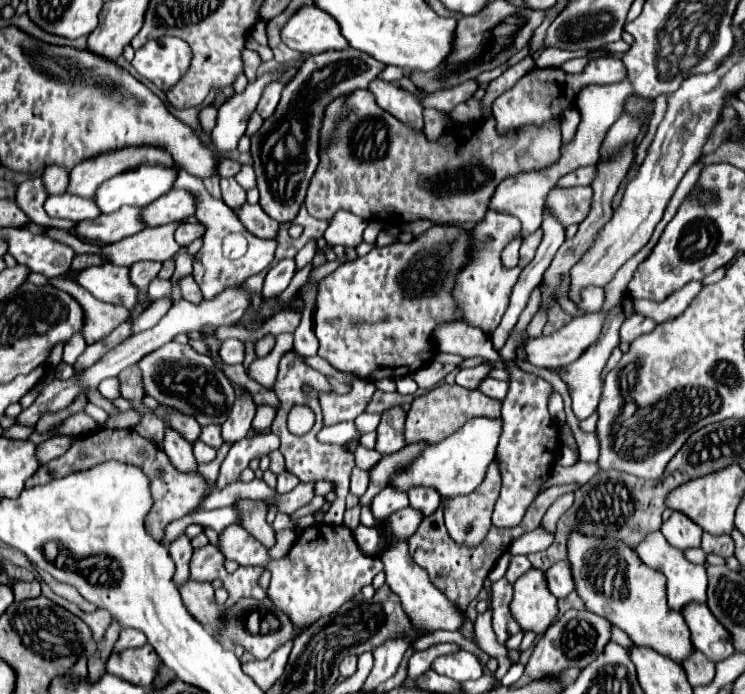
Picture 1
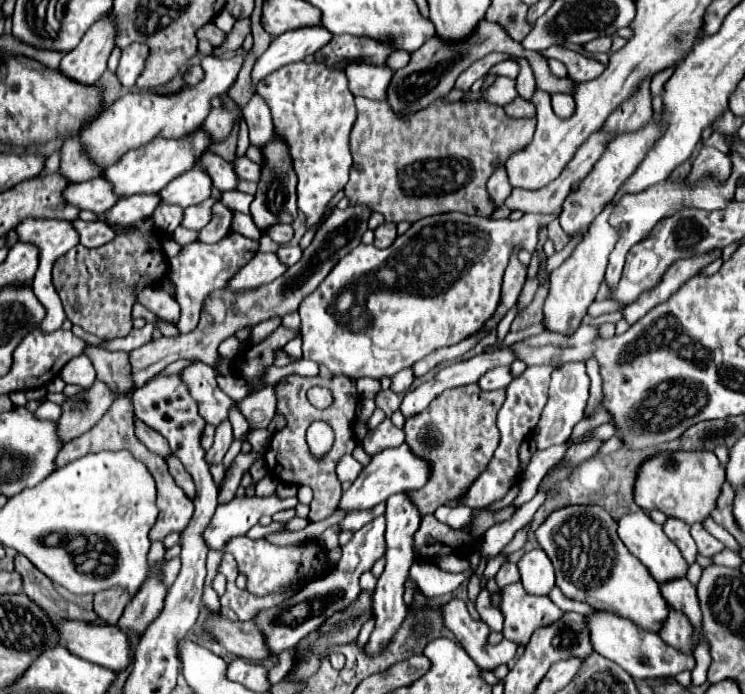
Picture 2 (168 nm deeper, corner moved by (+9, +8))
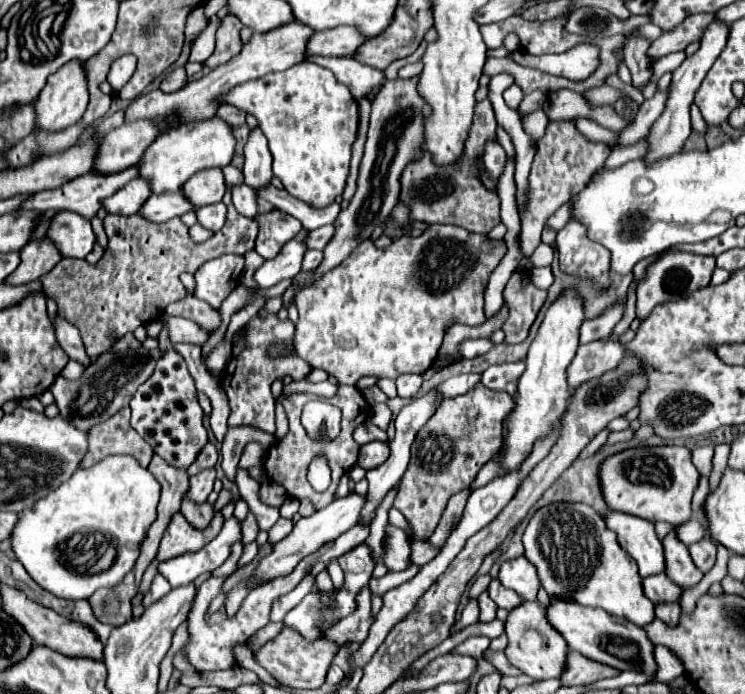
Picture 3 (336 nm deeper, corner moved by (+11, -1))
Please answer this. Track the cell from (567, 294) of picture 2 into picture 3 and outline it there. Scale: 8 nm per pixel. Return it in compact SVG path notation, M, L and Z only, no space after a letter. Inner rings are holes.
M565 288L559 298L549 306L545 320L539 326L539 332L529 348L527 354L527 368L519 380L517 388L517 402L515 410L507 420L507 444L505 444L505 454L503 454L503 466L505 472L511 472L519 468L519 464L529 456L533 442L547 434L561 418L567 406L569 398L569 386L565 380L567 366L575 358L577 346L579 346L579 328L581 322L585 320L585 300L577 292L577 288Z

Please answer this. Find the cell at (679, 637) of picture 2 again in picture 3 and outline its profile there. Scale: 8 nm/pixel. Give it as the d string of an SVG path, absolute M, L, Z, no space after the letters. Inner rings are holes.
M667 602L667 604L657 604L655 606L655 616L663 620L667 626L677 626L681 618L681 606L677 602Z

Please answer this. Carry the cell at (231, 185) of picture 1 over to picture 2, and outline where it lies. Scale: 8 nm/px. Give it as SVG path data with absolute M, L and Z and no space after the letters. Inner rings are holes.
M233 213L233 225L231 225L237 233L241 233L241 235L245 235L245 237L249 237L249 239L255 239L255 241L259 241L261 239L261 233L255 229L255 223L251 221L251 217L249 215L241 215L241 213Z

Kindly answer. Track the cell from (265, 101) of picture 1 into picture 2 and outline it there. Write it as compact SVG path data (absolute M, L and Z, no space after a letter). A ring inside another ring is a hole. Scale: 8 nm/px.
M253 95L253 99L243 107L243 117L249 127L249 141L255 147L265 147L273 141L273 125L271 125L271 111L267 109L267 103Z

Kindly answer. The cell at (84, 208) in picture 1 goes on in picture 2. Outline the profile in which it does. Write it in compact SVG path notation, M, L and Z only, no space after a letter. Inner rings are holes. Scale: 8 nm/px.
M97 177L83 183L71 183L65 191L65 201L77 205L79 209L89 209L97 215L109 211L121 197L113 191L113 185L105 177Z

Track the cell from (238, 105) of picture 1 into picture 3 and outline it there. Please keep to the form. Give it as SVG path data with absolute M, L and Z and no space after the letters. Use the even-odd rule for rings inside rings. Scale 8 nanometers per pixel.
M339 26L333 30L315 32L305 48L305 58L309 56L351 56L353 50L363 44L365 38L351 26Z

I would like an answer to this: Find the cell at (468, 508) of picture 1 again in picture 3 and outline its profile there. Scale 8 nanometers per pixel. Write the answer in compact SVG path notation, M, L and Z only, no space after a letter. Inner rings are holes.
M477 384L467 394L443 400L431 420L417 432L411 460L395 496L395 508L409 520L417 540L427 540L455 492L467 488L487 460L503 446L503 420L515 406L513 396Z

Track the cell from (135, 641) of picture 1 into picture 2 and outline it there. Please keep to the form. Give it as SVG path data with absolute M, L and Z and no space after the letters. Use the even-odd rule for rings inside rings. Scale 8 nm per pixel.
M161 559L161 561L155 565L151 579L147 579L147 581L141 585L141 589L139 589L139 593L135 595L135 599L131 601L131 605L127 605L127 609L123 611L123 615L121 615L121 619L119 619L119 623L117 623L119 629L139 629L139 633L141 633L141 631L145 631L145 629L151 625L151 621L155 621L155 617L161 613L161 609L163 609L163 599L165 599L165 595L167 595L167 587L157 579L157 573L159 573L159 569L161 569L163 563L165 563L165 561Z

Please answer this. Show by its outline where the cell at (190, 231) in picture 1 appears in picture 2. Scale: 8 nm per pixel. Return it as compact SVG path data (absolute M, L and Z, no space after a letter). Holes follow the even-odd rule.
M207 199L203 203L197 203L197 205L191 205L185 209L185 217L183 217L183 227L187 229L203 229L209 221L211 221L211 209L213 205L217 203L217 199Z

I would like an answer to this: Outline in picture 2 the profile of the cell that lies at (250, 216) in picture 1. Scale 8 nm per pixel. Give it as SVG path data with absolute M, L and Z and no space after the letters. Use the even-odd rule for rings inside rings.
M273 225L273 227L267 231L267 235L269 235L275 243L285 245L285 243L289 243L289 241L293 239L295 231L293 231L291 225Z

